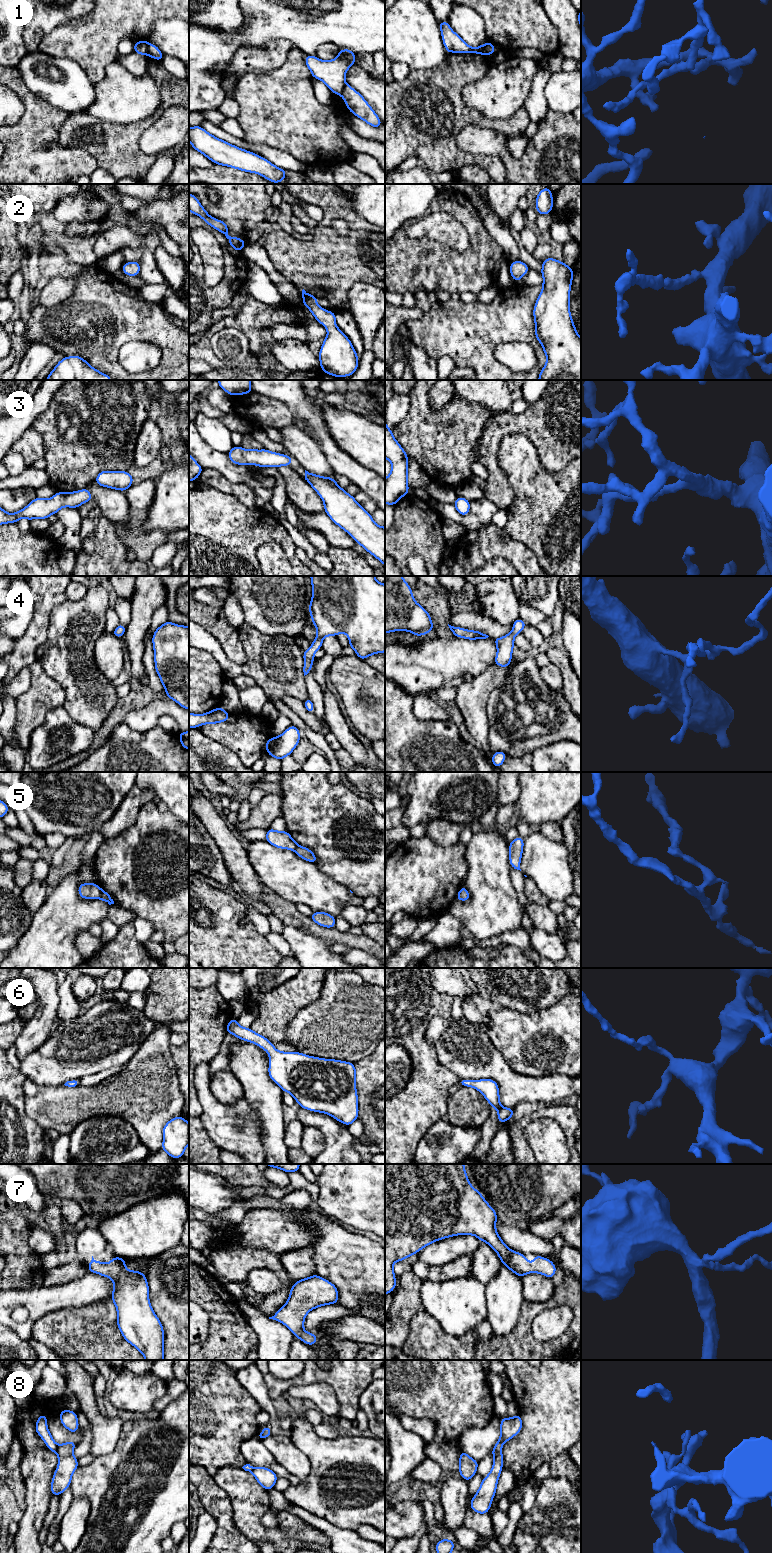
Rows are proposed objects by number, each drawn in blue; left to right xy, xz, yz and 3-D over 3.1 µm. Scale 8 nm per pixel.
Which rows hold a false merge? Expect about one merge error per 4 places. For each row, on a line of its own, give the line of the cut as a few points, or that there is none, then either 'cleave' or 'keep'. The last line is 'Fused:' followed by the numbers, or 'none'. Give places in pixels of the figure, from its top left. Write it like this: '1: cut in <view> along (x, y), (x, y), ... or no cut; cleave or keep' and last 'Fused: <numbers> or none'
1: cut in yz along (487, 43), (485, 55); cleave
2: no cut; keep
3: no cut; keep
4: no cut; keep
5: cut in xy along (101, 889), (99, 898); cleave
6: no cut; keep
7: no cut; keep
8: cut in xy along (57, 1445), (55, 1452); cleave
Fused: 1, 5, 8

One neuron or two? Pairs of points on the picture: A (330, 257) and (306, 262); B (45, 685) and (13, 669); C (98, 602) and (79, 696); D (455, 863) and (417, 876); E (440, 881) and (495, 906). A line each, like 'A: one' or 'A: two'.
A: one
B: two
C: one
D: one
E: two

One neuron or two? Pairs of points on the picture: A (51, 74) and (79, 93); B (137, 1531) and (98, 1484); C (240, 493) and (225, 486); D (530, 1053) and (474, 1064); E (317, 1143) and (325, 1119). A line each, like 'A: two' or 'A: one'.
A: one
B: one
C: one
D: two
E: two

